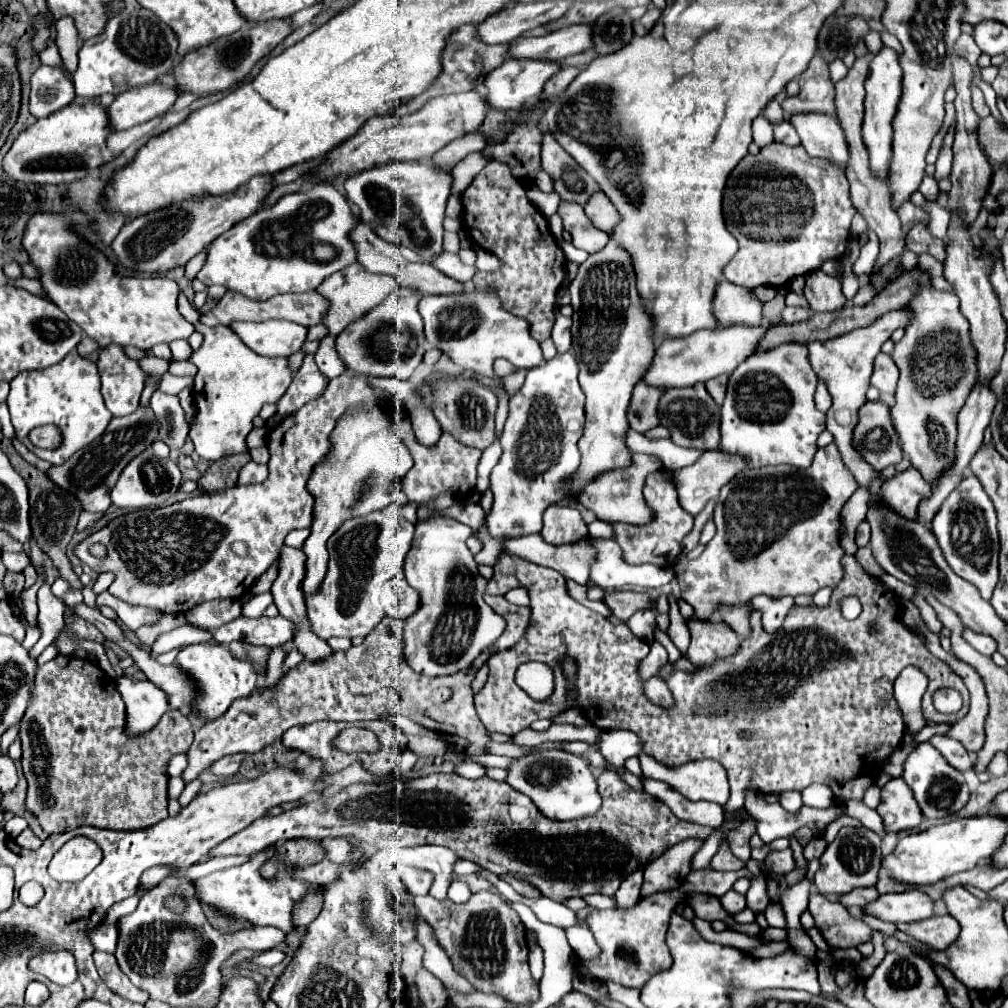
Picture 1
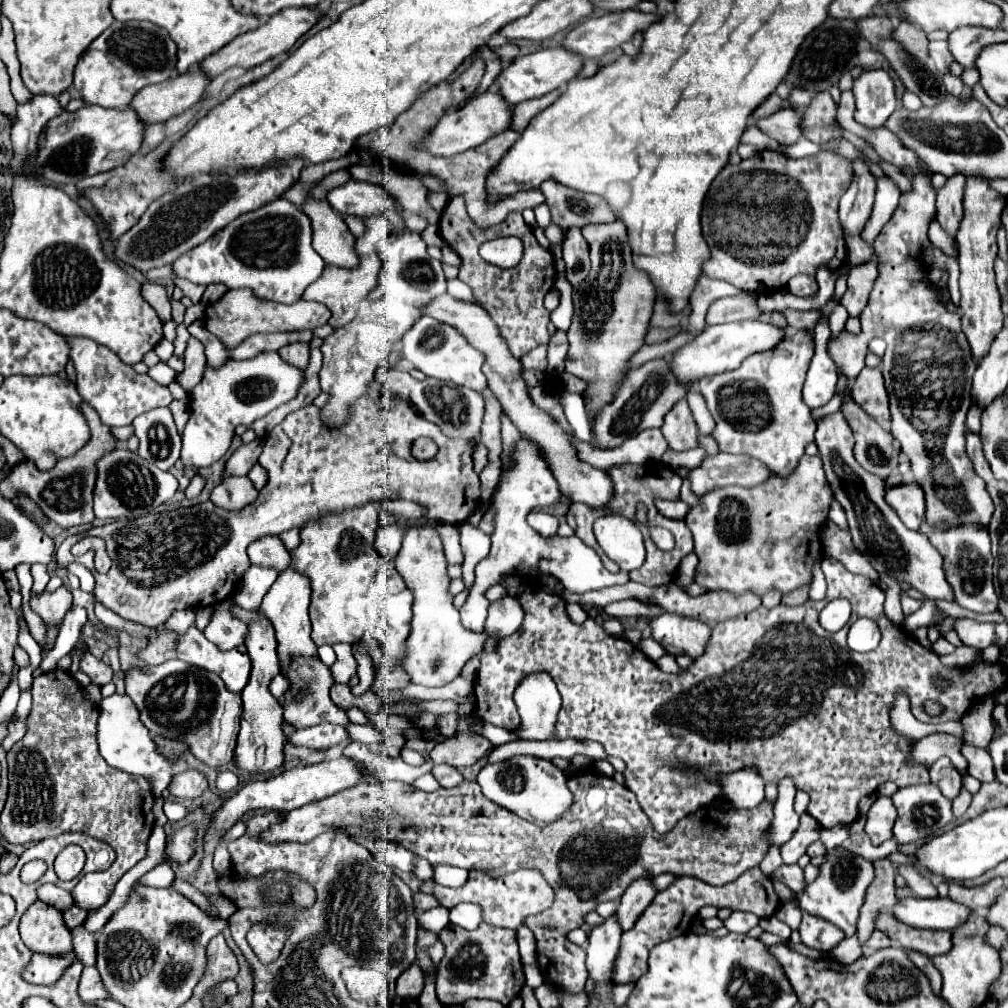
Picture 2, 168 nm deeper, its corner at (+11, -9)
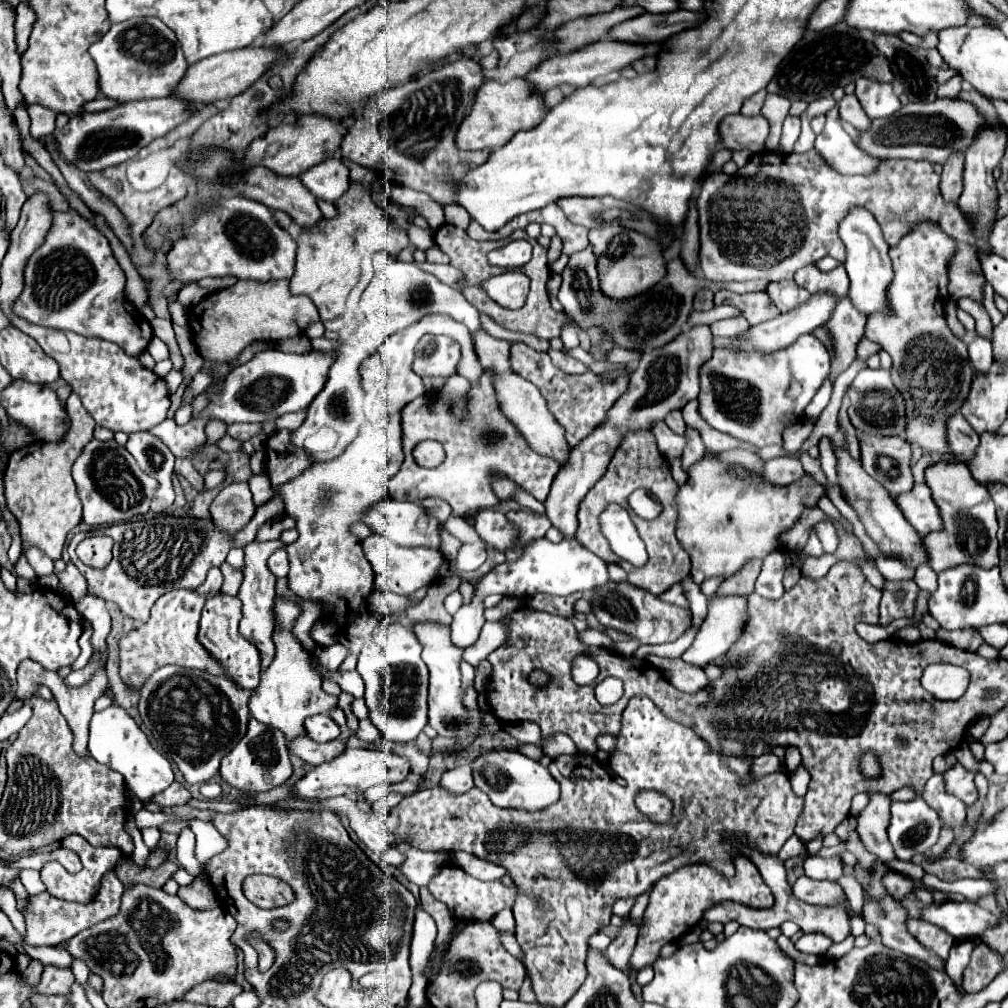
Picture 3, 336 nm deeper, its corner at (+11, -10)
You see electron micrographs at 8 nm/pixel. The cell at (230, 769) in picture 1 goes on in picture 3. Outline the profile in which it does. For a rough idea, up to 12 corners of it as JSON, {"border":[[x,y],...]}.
{"border":[[173,781],[157,799],[163,807],[187,805],[191,793]]}

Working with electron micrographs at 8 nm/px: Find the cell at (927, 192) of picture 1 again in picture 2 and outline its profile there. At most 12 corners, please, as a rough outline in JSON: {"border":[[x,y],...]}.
{"border":[[884,160],[879,166],[899,184],[903,192],[909,190],[909,178],[899,168]]}

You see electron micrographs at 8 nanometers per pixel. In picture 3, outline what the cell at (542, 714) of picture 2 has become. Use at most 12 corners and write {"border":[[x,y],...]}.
{"border":[[533,721],[503,727],[521,743],[541,743],[541,731]]}

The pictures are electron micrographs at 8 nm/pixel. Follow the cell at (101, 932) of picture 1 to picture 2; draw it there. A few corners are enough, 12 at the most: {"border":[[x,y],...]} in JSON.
{"border":[[33,954],[23,978],[53,984],[75,962],[75,954]]}

